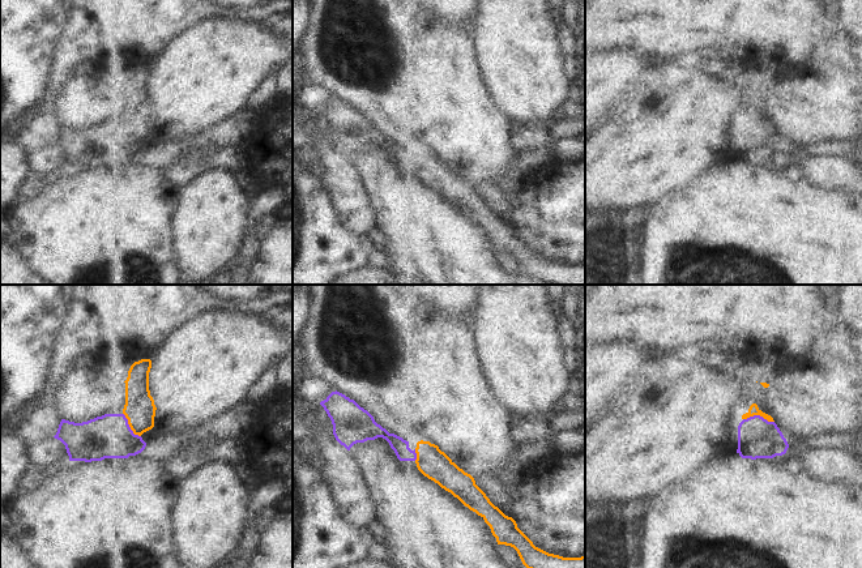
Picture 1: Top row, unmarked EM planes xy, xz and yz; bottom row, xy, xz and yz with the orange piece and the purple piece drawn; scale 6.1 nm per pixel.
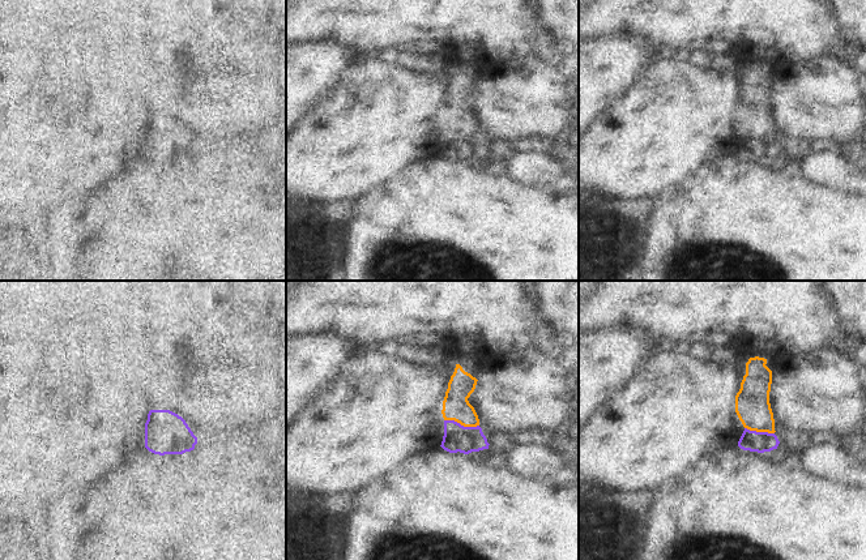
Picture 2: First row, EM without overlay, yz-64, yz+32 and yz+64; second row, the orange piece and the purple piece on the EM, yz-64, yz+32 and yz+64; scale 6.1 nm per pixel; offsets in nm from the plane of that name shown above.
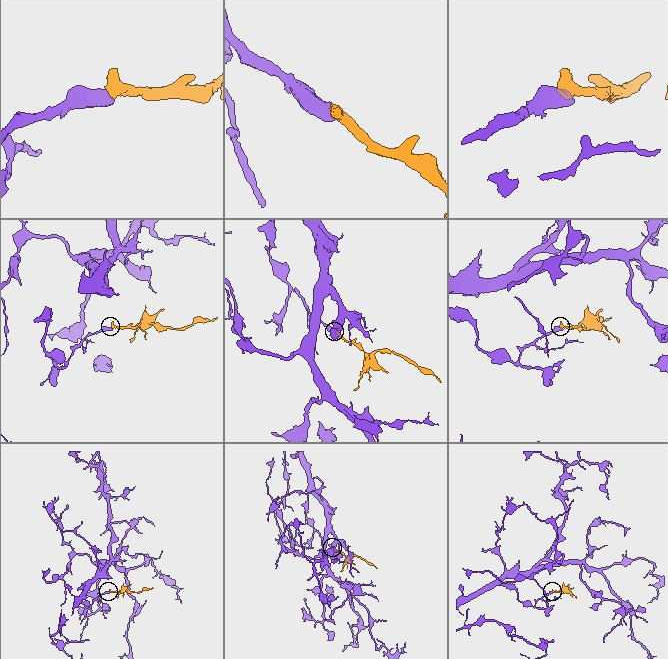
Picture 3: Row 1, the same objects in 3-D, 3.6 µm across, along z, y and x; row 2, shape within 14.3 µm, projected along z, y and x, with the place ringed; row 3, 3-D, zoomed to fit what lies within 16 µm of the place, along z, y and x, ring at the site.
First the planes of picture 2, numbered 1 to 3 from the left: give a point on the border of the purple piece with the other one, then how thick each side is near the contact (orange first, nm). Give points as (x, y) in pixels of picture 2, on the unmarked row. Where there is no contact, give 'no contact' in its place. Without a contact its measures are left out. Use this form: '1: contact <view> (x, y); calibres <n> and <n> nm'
1: no contact
2: contact yz+32 (461, 132); calibres 160 and 160 nm
3: contact yz+64 (759, 139); calibres 220 and 130 nm

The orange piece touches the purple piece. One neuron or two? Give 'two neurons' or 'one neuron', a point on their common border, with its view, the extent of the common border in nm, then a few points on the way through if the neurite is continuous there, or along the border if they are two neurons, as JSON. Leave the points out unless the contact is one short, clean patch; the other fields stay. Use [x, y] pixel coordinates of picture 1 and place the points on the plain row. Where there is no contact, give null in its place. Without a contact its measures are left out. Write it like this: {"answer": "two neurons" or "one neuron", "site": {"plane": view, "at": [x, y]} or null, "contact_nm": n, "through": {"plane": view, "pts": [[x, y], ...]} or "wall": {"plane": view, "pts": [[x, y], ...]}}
{"answer": "one neuron", "site": {"plane": "yz", "at": [759, 122]}, "contact_nm": 190, "through": {"plane": "yz", "pts": [[754, 118], [759, 122], [758, 145]]}}

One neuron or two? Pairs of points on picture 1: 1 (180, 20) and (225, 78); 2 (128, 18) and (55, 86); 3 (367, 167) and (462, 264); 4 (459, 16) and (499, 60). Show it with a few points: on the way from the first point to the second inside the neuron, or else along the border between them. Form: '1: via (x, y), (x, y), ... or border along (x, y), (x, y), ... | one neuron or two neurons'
1: border along (217, 17), (209, 17), (187, 29), (166, 50) | two neurons
2: via (106, 20), (63, 64) | one neuron
3: via (391, 191), (439, 240) | one neuron
4: border along (478, 13), (473, 20), (472, 29) | two neurons

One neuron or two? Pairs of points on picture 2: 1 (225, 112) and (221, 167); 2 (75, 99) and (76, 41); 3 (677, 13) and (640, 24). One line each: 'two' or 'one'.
1: two
2: two
3: one

